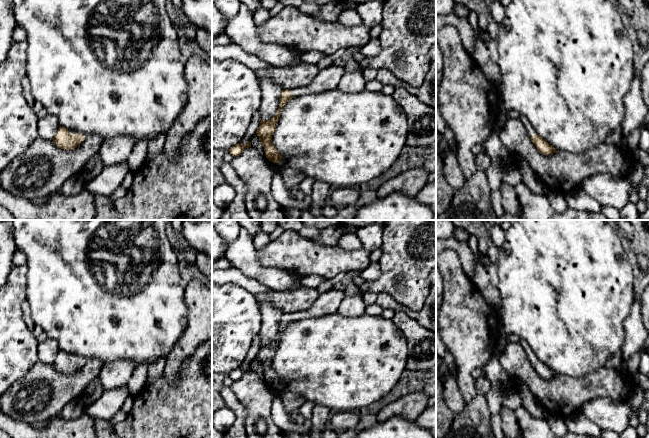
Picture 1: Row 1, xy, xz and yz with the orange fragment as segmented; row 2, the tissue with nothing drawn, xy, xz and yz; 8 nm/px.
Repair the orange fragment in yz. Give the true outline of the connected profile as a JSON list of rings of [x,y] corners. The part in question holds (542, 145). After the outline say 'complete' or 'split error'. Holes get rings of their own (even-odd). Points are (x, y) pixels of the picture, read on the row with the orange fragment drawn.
[[[520,115],[518,118],[526,128],[528,135],[530,136],[531,141],[536,146],[537,150],[543,155],[551,155],[557,150],[550,145],[545,139],[543,139],[539,134],[536,133],[535,129],[529,122],[528,118],[524,115]]]; split error

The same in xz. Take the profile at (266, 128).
[[[331,65],[320,70],[309,85],[285,89],[282,91],[276,114],[270,120],[261,120],[256,131],[256,134],[264,147],[265,156],[267,159],[275,163],[279,163],[282,159],[281,154],[272,143],[272,135],[275,132],[281,110],[285,104],[294,97],[336,89],[345,72],[344,67]]]; split error

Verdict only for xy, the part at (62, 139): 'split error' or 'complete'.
split error

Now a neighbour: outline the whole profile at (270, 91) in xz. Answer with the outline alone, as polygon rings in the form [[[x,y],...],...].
[[[270,79],[260,81],[261,86],[261,104],[259,111],[261,120],[270,120],[275,116],[283,88]]]

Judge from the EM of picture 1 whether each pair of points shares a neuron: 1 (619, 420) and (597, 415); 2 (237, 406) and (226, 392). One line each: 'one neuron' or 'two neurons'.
1: one neuron
2: one neuron

